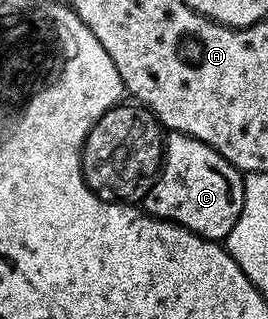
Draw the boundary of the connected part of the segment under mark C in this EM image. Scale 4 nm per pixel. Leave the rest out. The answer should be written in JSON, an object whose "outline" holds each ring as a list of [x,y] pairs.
{"outline":[[[171,132],[165,138],[159,177],[144,196],[141,206],[154,218],[176,222],[203,238],[223,240],[233,224],[237,224],[237,216],[241,216],[243,180],[241,171],[213,147],[188,134]]]}

